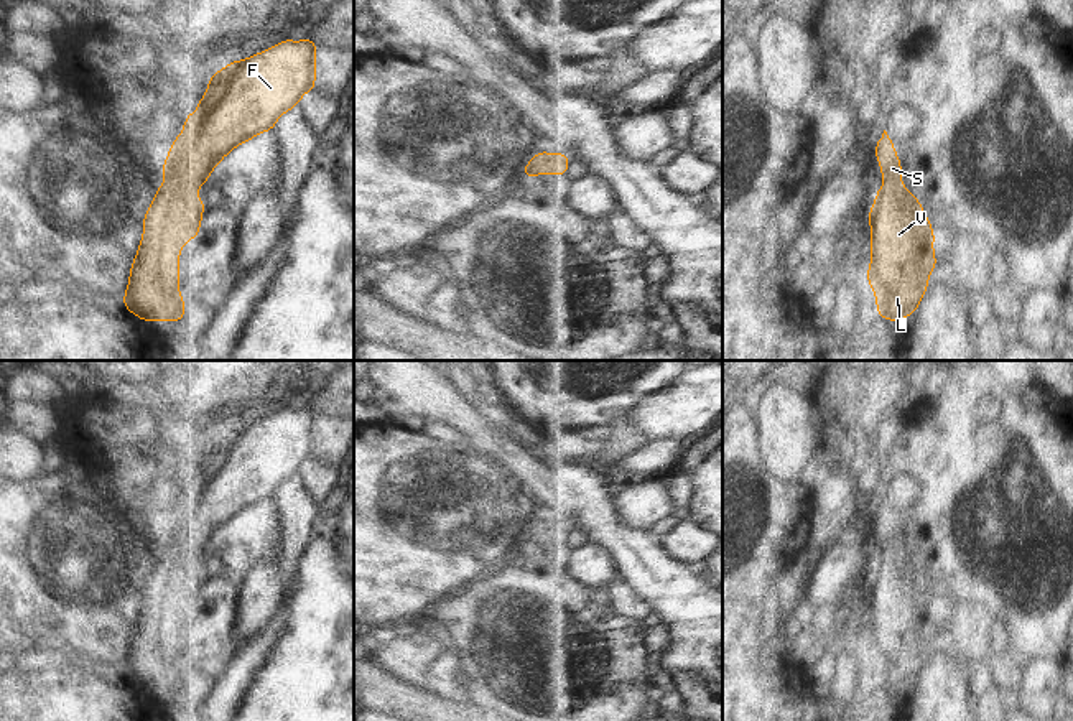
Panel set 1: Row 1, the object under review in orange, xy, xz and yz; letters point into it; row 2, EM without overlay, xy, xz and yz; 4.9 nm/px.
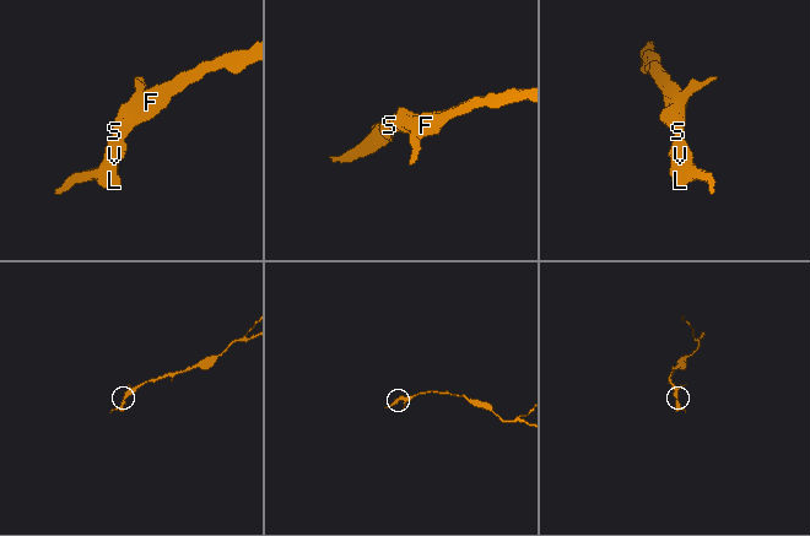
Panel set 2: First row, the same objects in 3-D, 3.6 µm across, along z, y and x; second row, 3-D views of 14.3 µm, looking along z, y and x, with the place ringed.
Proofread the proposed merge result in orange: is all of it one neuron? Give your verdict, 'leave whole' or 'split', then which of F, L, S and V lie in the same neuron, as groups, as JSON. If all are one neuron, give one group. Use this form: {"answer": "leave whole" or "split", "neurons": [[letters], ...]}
{"answer": "leave whole", "neurons": [["F", "L", "S", "V"]]}

